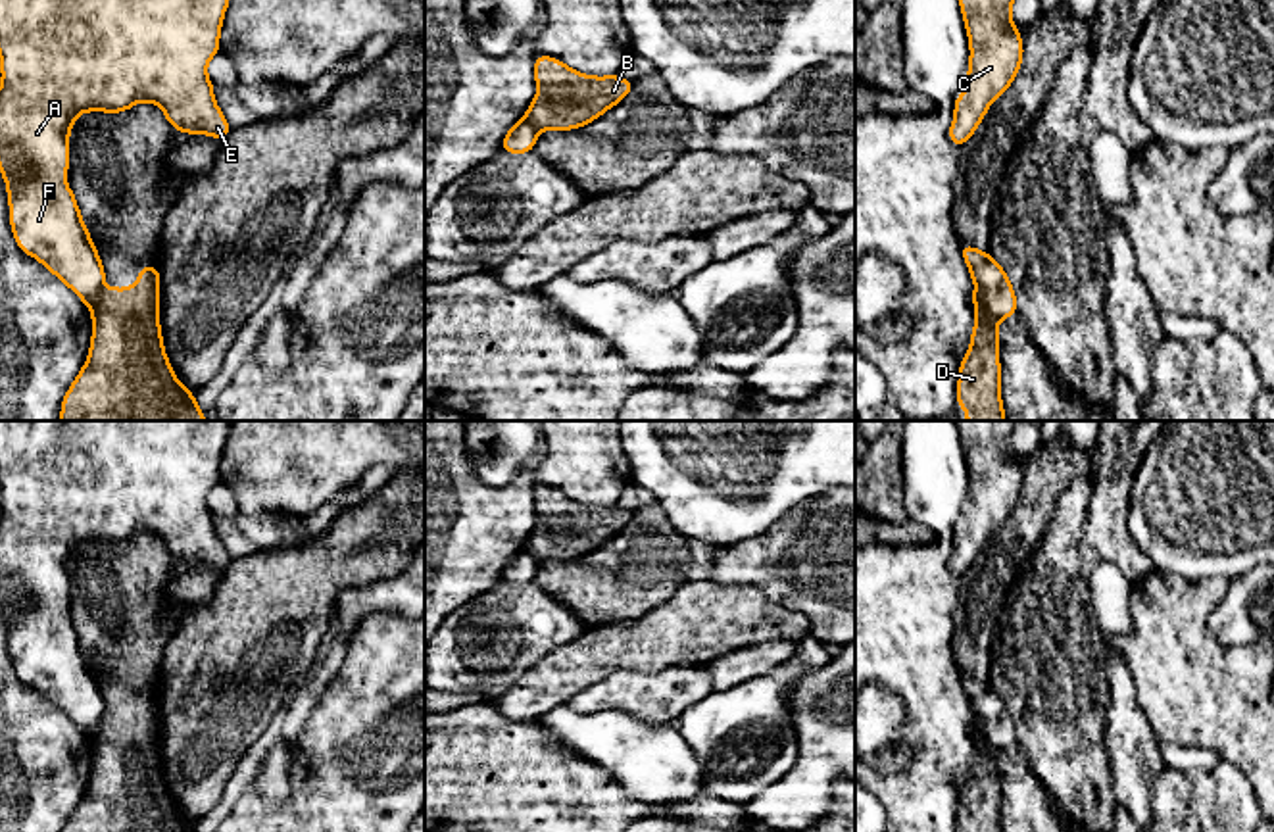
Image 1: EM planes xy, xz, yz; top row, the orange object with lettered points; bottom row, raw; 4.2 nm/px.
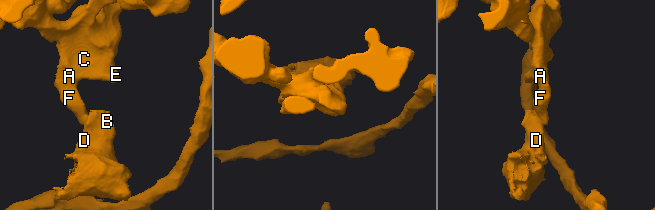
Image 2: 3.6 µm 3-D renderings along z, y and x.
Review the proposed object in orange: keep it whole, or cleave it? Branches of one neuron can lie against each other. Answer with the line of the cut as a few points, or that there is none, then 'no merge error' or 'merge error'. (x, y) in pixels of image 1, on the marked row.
cut yz (979, 285), (984, 306), (996, 321); merge error

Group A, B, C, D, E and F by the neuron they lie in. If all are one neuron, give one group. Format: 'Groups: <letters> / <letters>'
Groups: A C E F / B D

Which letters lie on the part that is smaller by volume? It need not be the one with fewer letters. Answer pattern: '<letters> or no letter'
B, D

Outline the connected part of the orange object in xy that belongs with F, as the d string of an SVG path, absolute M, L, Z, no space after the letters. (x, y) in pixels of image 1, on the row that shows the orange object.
M0 0L0 65L2 65L2 85L0 85L0 173L6 179L8 200L10 200L10 225L13 229L15 244L37 257L48 271L52 271L60 281L63 281L86 306L90 311L98 307L100 290L106 279L100 256L90 240L86 225L81 219L77 200L65 183L65 173L69 167L69 131L83 111L127 111L136 102L158 104L173 129L196 135L204 133L213 138L225 138L231 127L215 104L213 85L206 73L208 61L219 52L219 33L223 25L223 15L229 0Z

